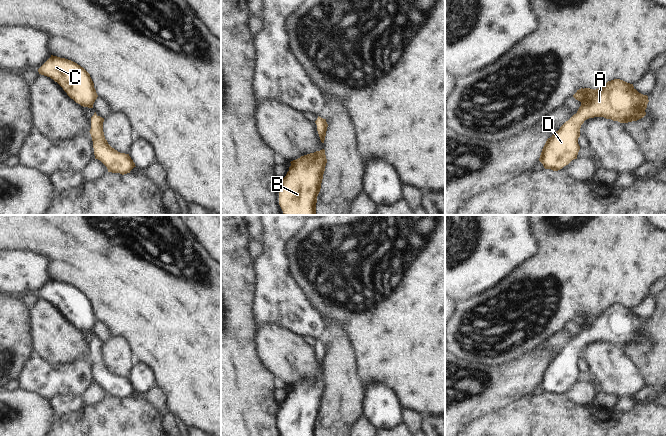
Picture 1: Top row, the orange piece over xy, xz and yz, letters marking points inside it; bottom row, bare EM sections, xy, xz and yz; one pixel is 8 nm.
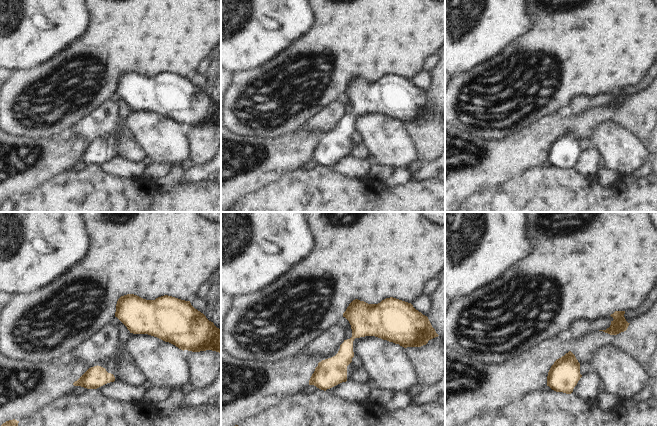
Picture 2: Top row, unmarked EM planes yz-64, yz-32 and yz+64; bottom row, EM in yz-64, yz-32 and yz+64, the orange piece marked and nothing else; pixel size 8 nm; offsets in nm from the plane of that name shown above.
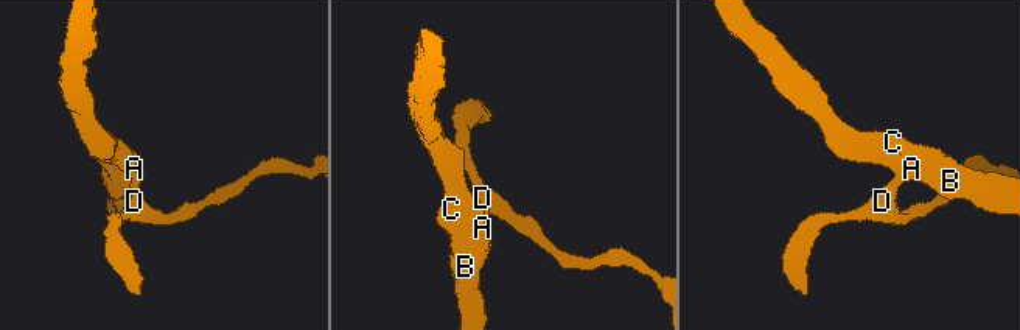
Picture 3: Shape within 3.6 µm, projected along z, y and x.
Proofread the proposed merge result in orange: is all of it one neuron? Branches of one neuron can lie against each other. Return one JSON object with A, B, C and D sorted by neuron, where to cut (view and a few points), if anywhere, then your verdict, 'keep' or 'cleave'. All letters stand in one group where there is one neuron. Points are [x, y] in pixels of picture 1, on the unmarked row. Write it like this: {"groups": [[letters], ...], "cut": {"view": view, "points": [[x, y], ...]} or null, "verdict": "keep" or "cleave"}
{"groups": [["A", "B", "C", "D"]], "cut": null, "verdict": "keep"}

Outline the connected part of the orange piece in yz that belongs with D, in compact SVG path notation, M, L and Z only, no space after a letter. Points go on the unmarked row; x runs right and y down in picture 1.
M620 303L608 305L604 310L598 313L581 312L573 319L581 326L576 338L566 345L558 355L547 363L539 385L545 393L558 395L568 389L572 384L577 383L580 370L578 362L580 361L580 352L585 344L594 341L604 341L620 347L637 345L646 339L646 332L649 326L648 320L639 317L633 308Z

